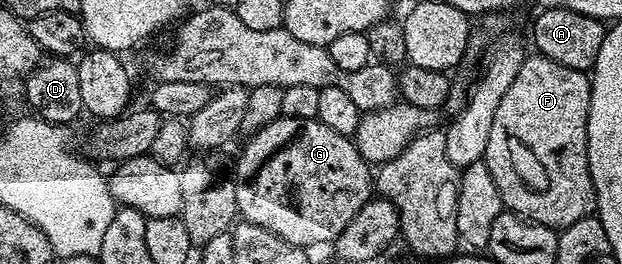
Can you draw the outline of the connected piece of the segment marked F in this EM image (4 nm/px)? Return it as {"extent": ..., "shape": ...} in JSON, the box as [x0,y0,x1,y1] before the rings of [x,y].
{"extent":[484,55,596,231],"shape":[[[539,55],[525,56],[518,75],[514,75],[514,83],[506,87],[506,95],[502,95],[498,111],[494,111],[494,123],[484,152],[484,166],[494,175],[494,187],[498,187],[505,210],[557,231],[595,214],[596,192],[588,170],[586,135],[591,94],[592,82],[585,70],[562,67],[562,63]]]}

